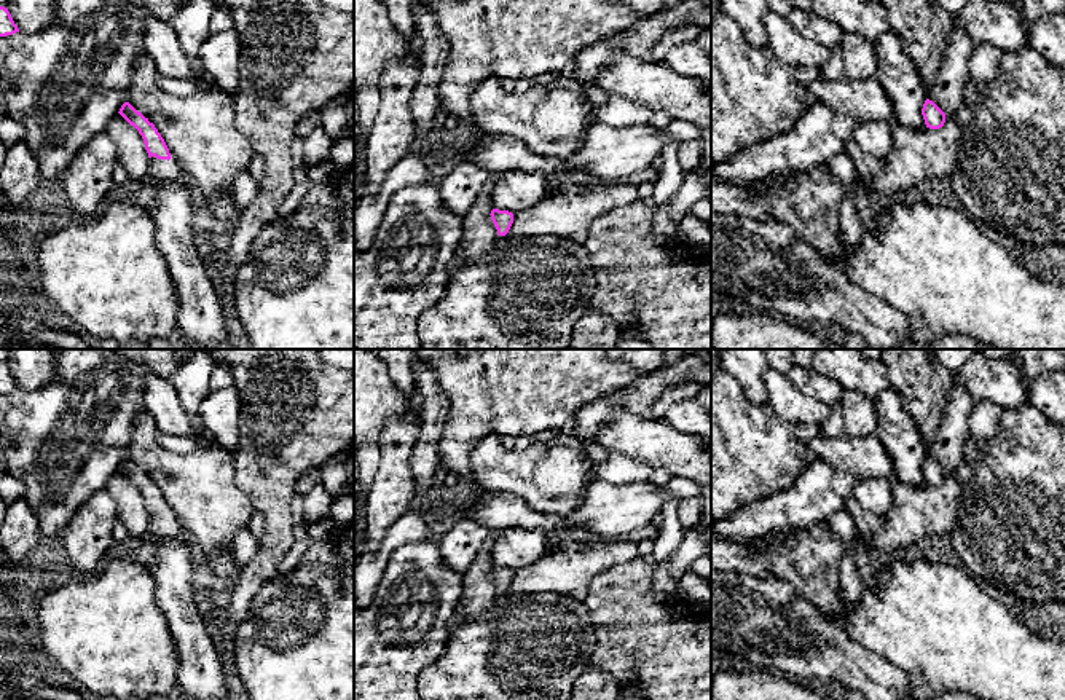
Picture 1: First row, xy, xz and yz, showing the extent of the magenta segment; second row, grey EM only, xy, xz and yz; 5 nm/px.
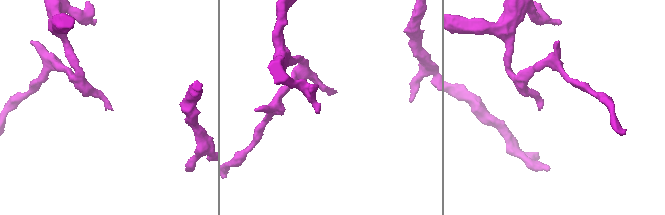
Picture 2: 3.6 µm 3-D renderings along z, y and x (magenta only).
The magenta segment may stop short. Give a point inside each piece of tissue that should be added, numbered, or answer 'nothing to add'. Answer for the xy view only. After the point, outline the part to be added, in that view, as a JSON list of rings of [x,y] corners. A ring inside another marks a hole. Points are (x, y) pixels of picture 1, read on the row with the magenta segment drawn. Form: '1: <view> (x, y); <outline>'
1: xy (158, 169); [[[171,150],[169,153],[169,161],[151,156],[147,174],[137,180],[137,188],[129,191],[126,191],[124,188],[113,190],[108,196],[108,203],[131,203],[148,210],[155,198],[155,187],[161,180],[182,182],[187,187],[195,188],[193,180],[182,171],[180,164],[177,163]]]

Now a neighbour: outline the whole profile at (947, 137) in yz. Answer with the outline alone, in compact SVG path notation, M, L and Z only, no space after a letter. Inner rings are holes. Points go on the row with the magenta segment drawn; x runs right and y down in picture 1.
M966 80L963 100L955 113L945 115L939 129L893 129L893 150L883 172L863 182L843 185L827 164L796 172L759 188L745 188L711 179L711 210L754 218L775 218L789 225L802 239L829 260L843 254L839 207L843 199L867 198L883 203L904 195L925 180L945 180L955 174L957 151L963 132L974 123L985 97L987 81Z

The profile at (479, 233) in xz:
M493 174L486 180L477 201L462 220L462 238L454 255L462 260L462 265L481 262L499 238L489 215L494 209L489 193L497 180L499 174Z

